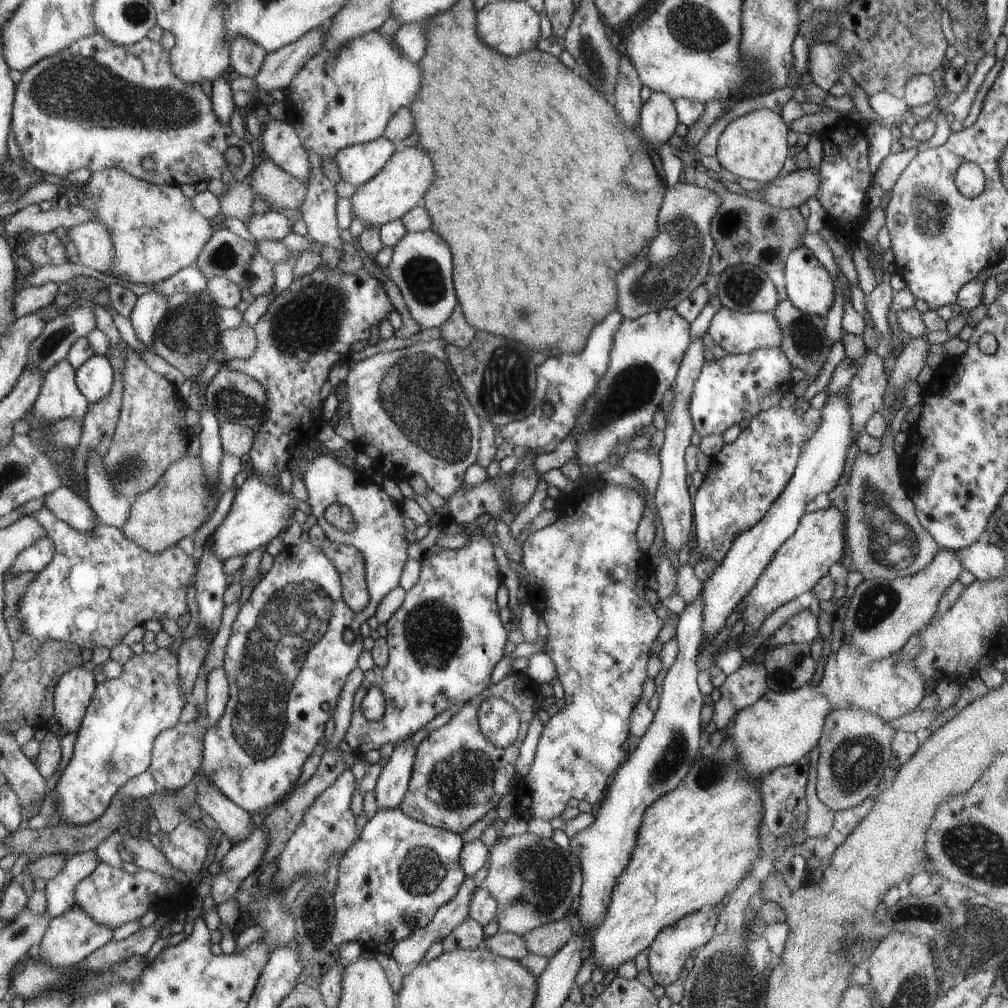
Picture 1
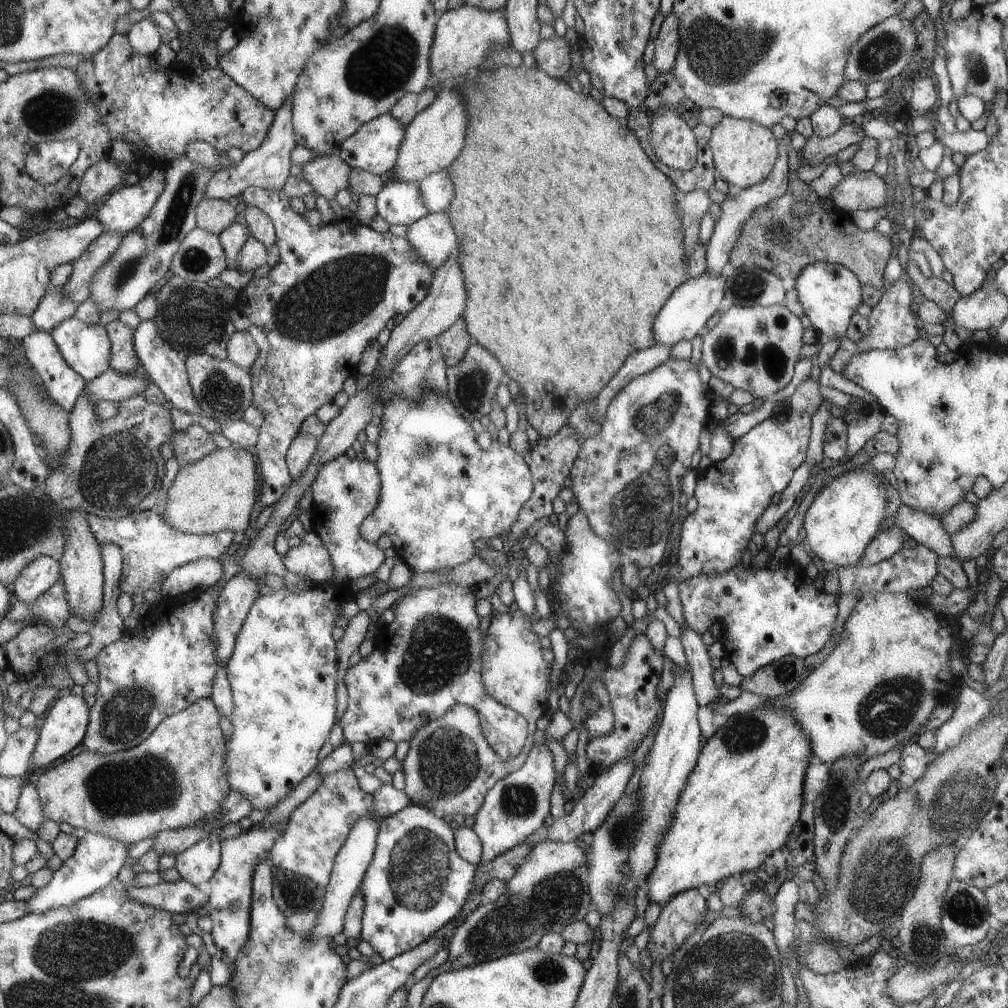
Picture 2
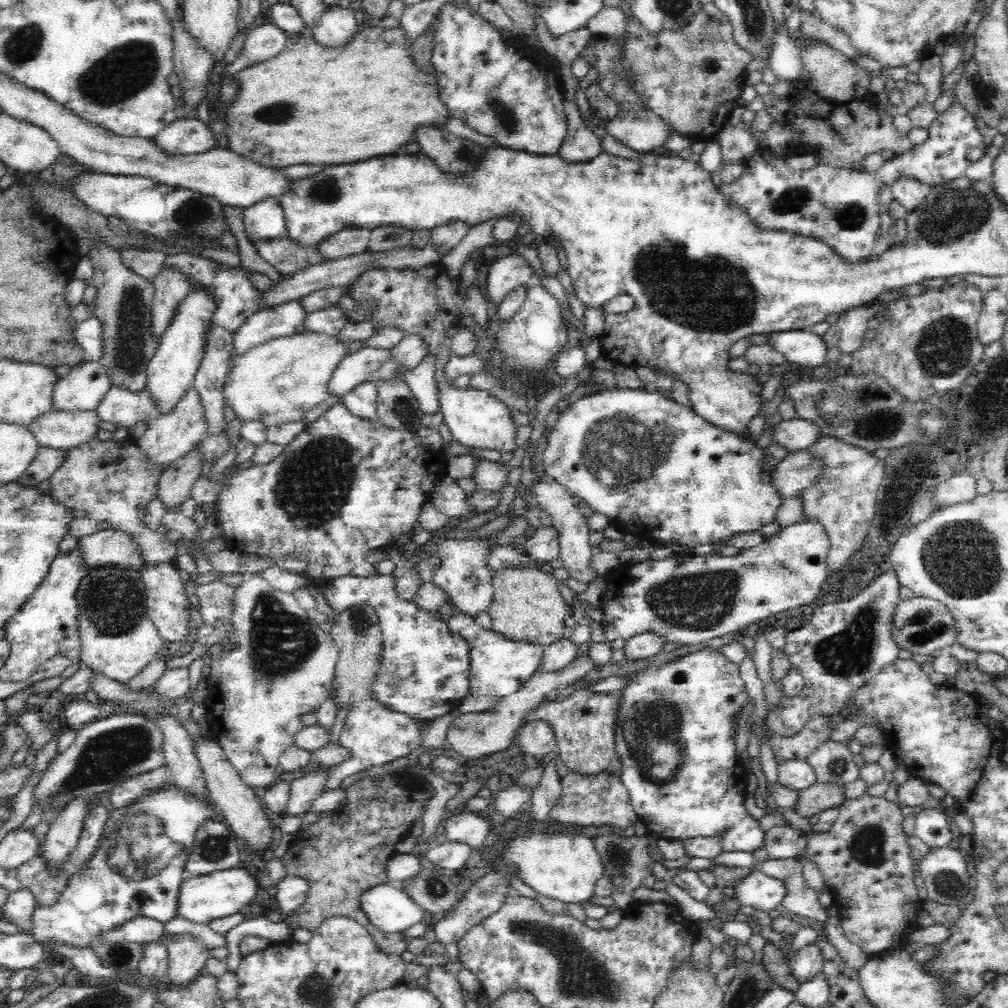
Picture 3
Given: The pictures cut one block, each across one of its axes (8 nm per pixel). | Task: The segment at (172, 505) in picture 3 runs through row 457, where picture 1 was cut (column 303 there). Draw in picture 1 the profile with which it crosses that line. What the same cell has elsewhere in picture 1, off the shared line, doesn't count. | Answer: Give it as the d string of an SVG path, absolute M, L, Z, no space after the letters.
M271 159L261 162L250 175L253 194L268 200L274 210L295 215L307 198L308 180L298 180Z

